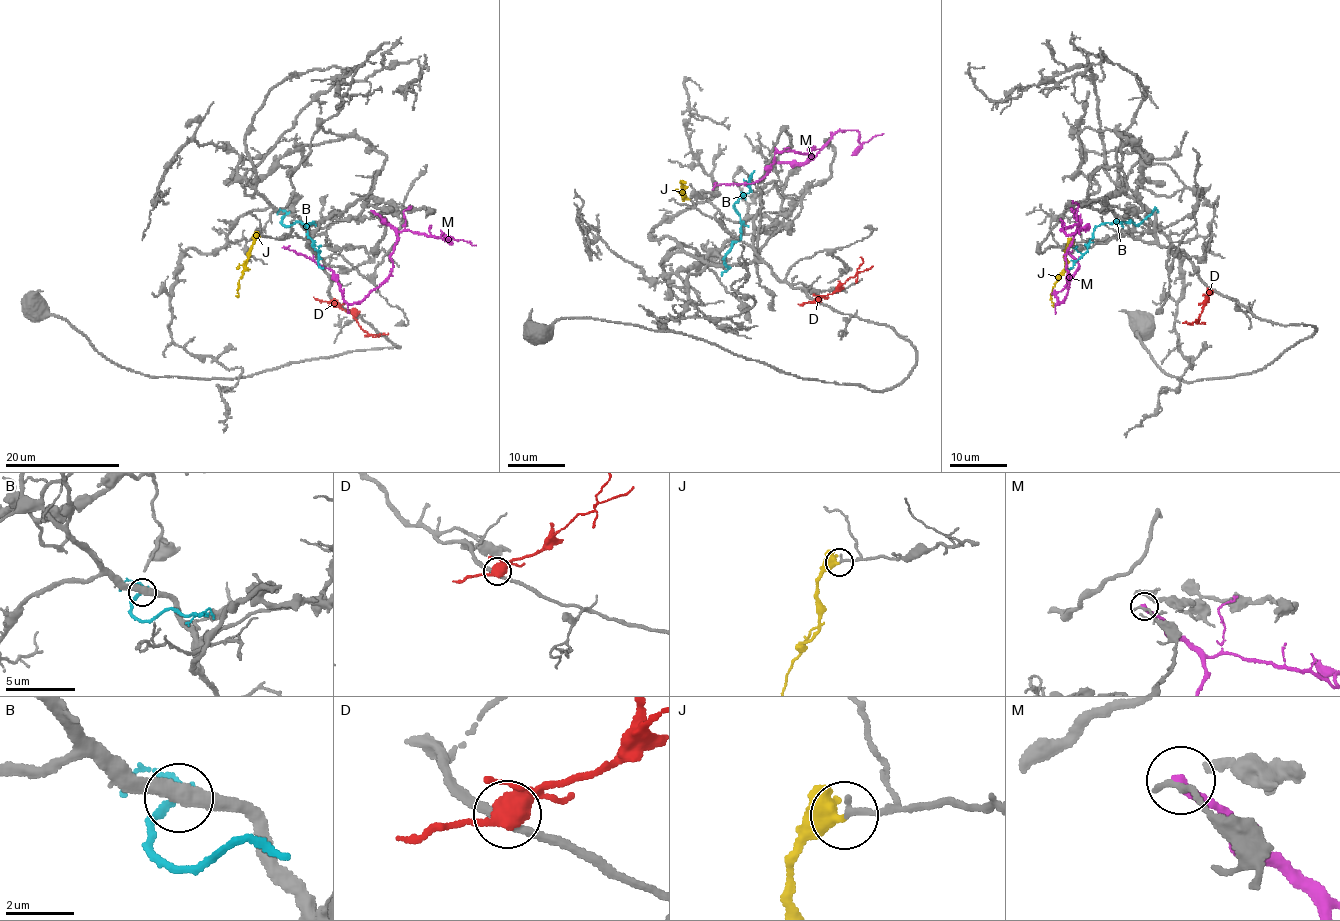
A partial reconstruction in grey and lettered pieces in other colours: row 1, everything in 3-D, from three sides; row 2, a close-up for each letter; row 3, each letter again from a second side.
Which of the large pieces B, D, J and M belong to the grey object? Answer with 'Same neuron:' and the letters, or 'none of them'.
Same neuron: D, J

